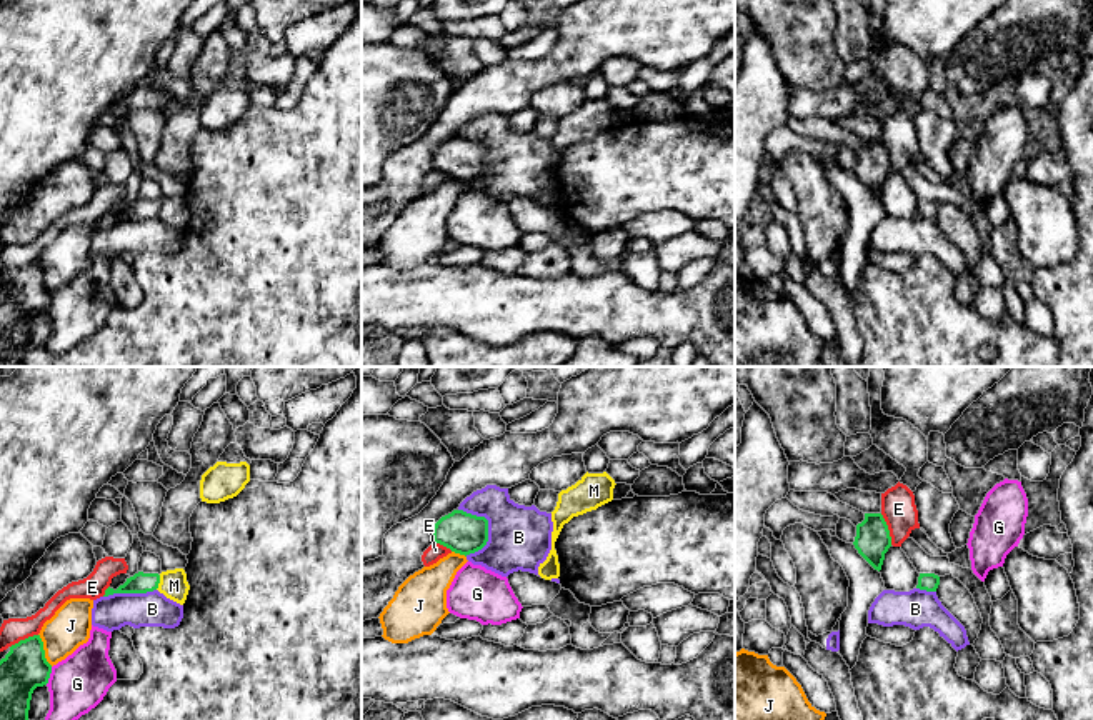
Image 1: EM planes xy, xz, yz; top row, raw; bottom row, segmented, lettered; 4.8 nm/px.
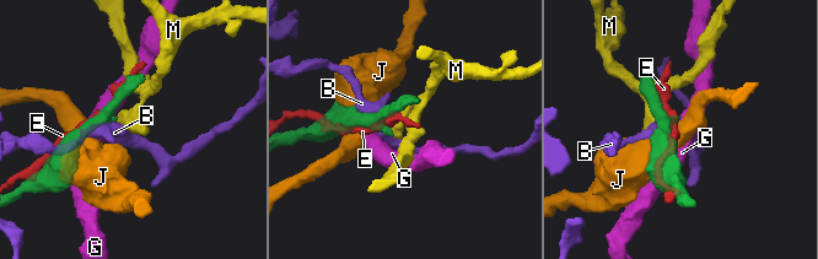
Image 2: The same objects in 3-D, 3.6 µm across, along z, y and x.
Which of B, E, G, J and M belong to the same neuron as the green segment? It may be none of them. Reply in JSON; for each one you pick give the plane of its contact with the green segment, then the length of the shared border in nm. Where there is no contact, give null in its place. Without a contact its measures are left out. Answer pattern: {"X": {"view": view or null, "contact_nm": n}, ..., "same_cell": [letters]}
{"same_cell": []}

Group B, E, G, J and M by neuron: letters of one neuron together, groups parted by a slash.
B / E / G / J / M

